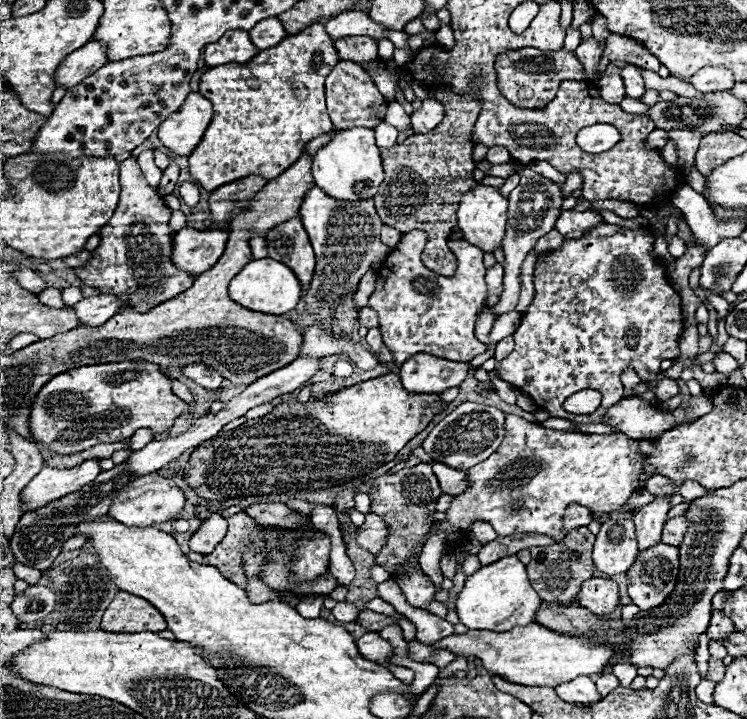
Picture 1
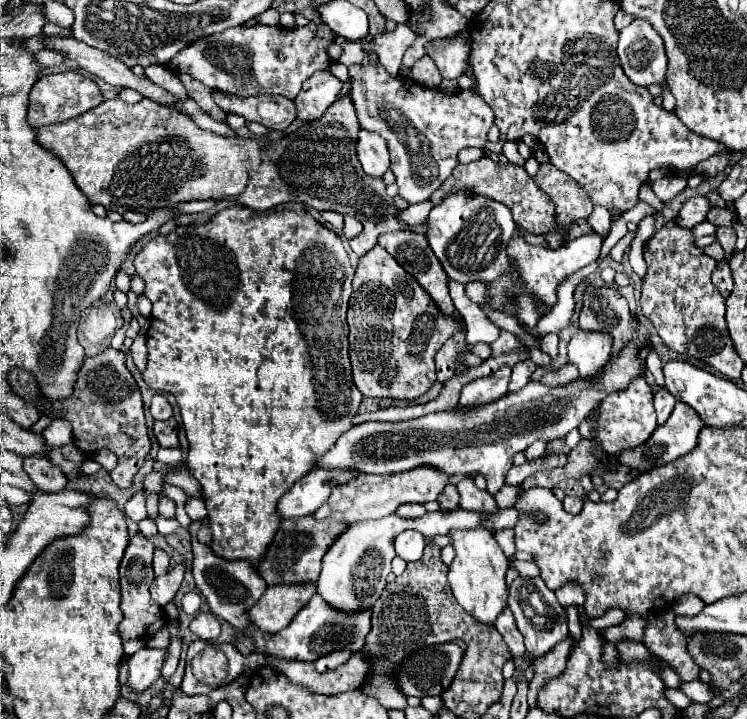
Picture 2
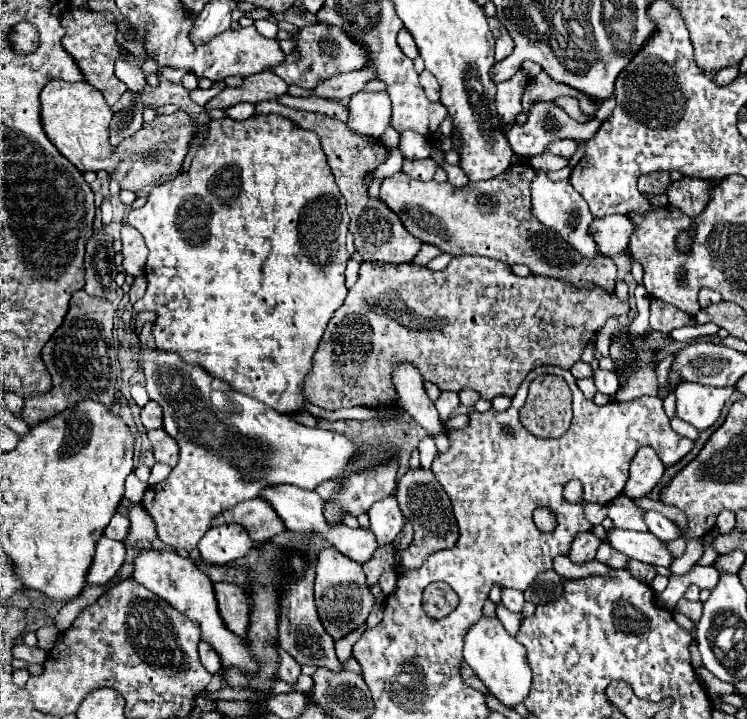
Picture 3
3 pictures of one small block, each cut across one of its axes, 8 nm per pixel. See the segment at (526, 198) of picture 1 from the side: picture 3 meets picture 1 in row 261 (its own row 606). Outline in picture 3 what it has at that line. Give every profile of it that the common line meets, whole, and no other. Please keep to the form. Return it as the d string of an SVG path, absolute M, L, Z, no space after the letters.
M506 588L506 590L502 590L502 604L504 604L510 612L522 612L526 600L524 600L524 594L522 594L522 592L512 590L512 588Z

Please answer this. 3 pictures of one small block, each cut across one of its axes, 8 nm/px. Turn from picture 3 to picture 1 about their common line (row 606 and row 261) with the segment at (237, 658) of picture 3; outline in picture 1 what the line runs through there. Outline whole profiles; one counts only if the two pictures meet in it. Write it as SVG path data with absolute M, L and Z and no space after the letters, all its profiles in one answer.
M186 226L174 234L172 260L180 270L202 274L210 270L222 256L228 242L228 230L198 230Z

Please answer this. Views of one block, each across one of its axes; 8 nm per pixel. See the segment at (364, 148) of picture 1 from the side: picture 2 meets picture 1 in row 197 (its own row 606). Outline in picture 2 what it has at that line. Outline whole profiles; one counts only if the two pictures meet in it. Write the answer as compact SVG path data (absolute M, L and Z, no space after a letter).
M454 508L450 514L442 512L428 512L422 516L422 520L402 520L396 514L386 516L382 520L366 520L352 524L326 552L322 560L322 574L316 582L318 594L324 602L328 602L334 610L344 614L356 614L370 610L374 602L380 598L386 576L390 574L390 562L394 558L394 538L404 530L418 530L422 536L430 538L436 534L446 534L450 528L478 528L484 526L490 532L502 530L502 528L514 528L518 520L516 508L510 510L498 510L498 516L478 516L478 512L466 512L462 508Z

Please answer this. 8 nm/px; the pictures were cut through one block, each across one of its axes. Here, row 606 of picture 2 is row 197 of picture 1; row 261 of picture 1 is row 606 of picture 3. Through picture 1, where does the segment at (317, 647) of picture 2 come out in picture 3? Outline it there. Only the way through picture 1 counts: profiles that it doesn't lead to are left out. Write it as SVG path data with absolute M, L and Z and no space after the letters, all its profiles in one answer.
M324 548L318 554L316 560L318 562L316 562L316 586L314 586L314 594L316 594L318 616L320 616L320 622L326 628L326 632L334 640L340 640L346 634L354 632L356 628L364 626L372 606L376 604L376 598L370 592L370 588L368 588L368 584L364 580L362 566L358 562L348 560L340 552L334 552L334 548Z

